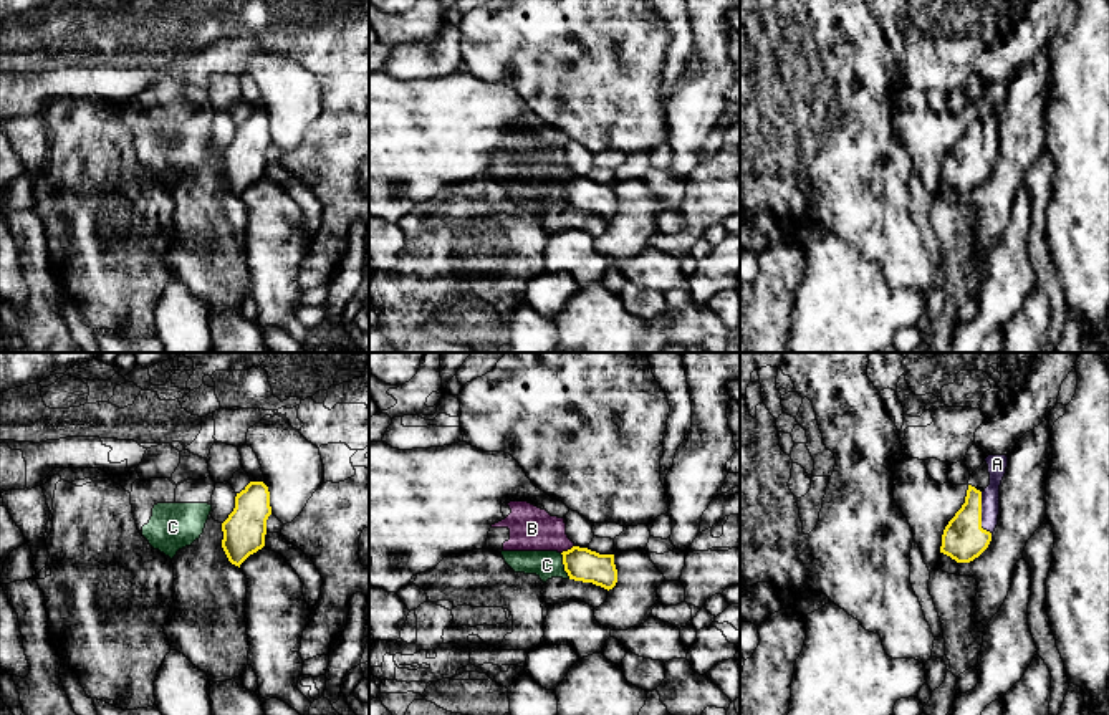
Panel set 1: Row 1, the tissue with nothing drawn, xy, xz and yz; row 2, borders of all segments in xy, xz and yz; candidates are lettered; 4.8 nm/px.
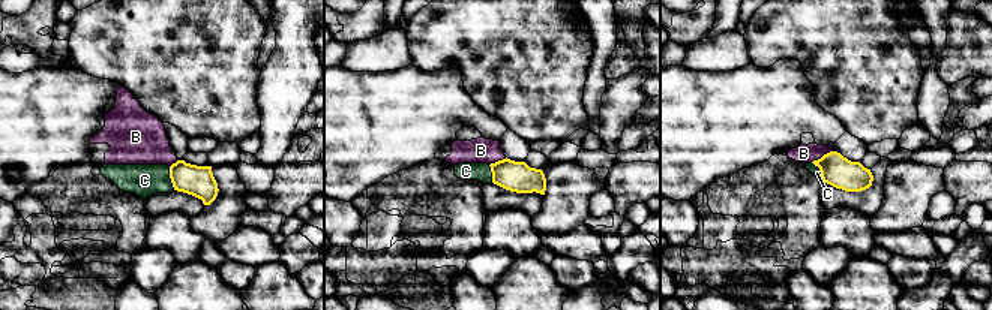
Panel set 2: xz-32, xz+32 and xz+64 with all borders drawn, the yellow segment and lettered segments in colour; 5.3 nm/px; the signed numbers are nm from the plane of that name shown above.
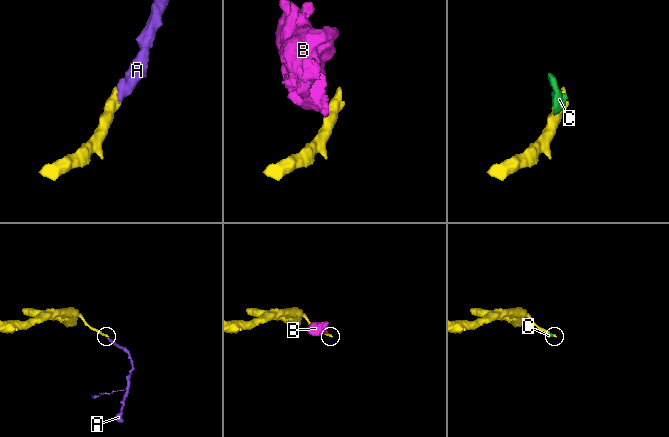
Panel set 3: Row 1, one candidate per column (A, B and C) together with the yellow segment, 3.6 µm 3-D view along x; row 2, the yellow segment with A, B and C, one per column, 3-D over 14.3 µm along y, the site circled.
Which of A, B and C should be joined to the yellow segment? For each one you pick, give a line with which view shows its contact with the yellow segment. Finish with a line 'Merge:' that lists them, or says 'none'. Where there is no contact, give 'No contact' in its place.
A: Touches yellow in yz
Merge: A

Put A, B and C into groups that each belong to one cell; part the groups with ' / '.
A / B C

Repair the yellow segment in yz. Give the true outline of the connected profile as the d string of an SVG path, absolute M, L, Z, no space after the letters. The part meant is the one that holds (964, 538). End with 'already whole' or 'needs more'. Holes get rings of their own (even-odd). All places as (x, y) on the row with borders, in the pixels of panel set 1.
M1006 455L985 458L990 485L980 492L968 485L965 503L948 521L942 535L940 553L957 563L970 563L990 545L1000 515L1000 485L1006 473Z; needs more

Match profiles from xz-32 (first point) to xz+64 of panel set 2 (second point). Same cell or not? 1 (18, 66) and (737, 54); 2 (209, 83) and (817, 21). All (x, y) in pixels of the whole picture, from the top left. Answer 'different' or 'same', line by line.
1: same
2: same

